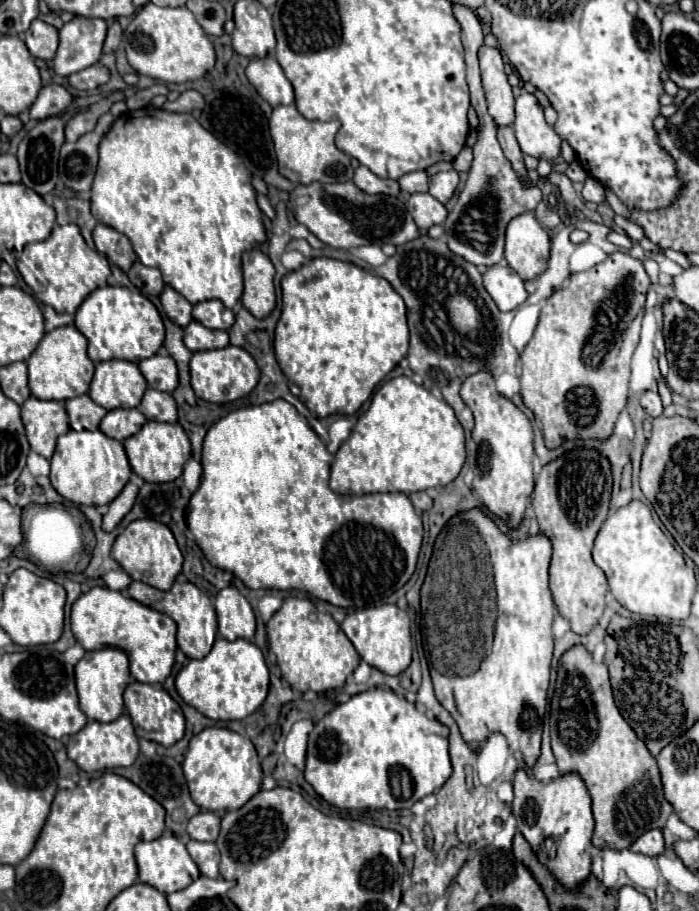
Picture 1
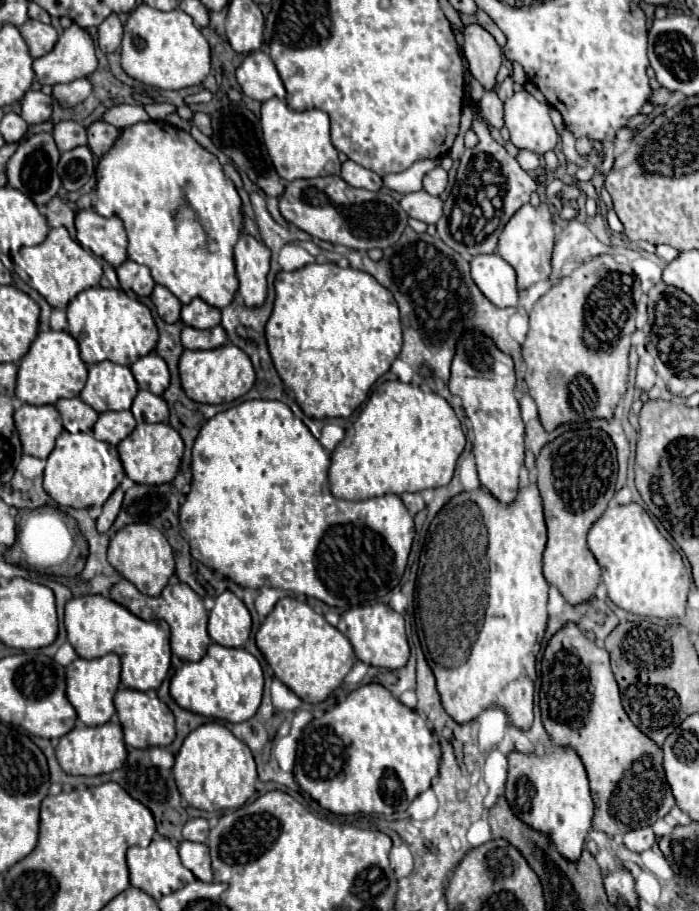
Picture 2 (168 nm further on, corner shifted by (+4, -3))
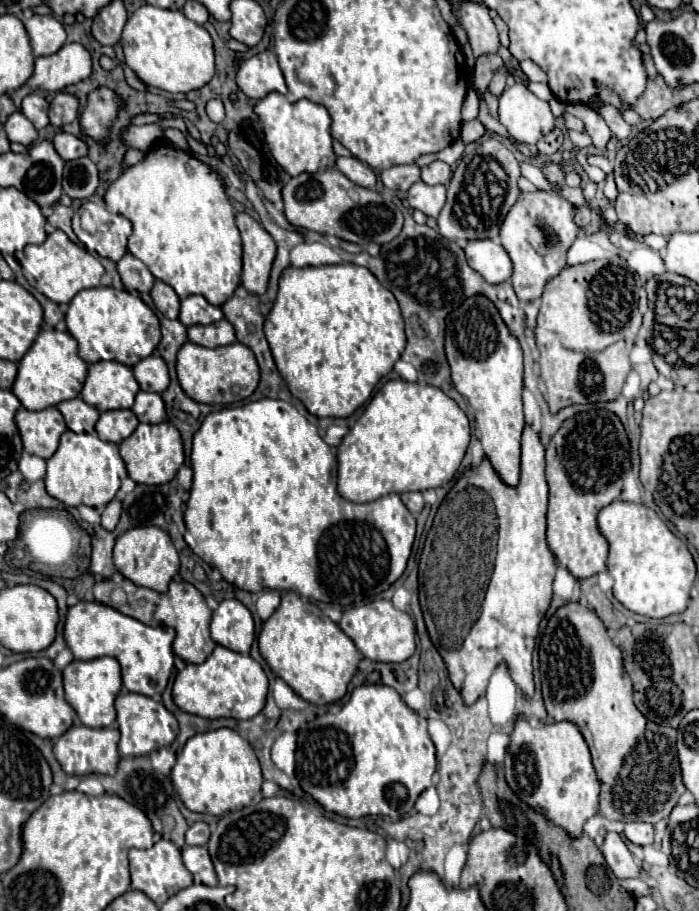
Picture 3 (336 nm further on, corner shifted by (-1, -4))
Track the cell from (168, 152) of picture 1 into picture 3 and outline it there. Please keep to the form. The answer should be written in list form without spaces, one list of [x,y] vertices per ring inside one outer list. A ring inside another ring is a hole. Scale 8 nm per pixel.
[[[158,144],[140,164],[136,166],[130,166],[128,170],[122,172],[122,176],[118,180],[114,180],[114,184],[110,184],[110,188],[106,190],[106,196],[104,196],[104,202],[106,202],[106,208],[112,212],[112,214],[120,214],[124,218],[128,218],[132,222],[132,236],[128,238],[128,252],[134,254],[136,258],[140,258],[148,270],[162,282],[166,282],[168,286],[174,288],[174,292],[180,296],[180,298],[186,298],[186,296],[192,296],[192,294],[200,294],[204,296],[210,304],[214,306],[222,306],[232,294],[234,290],[238,288],[240,284],[240,272],[242,272],[242,242],[240,242],[240,232],[234,224],[234,208],[226,196],[226,188],[224,188],[224,180],[214,174],[206,164],[198,162],[196,158],[192,158],[190,152],[184,152],[184,150],[174,150],[174,148],[166,148],[164,144]]]

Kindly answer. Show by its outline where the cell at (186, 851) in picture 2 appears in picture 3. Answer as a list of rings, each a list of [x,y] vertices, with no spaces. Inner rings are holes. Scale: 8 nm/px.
[[[184,846],[182,860],[184,860],[186,868],[192,872],[196,884],[208,884],[208,886],[218,884],[218,878],[216,878],[216,872],[214,872],[214,866],[212,866],[206,846],[200,846],[200,848]]]

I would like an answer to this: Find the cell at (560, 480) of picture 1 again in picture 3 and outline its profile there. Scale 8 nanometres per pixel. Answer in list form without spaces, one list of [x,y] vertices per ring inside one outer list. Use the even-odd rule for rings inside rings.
[[[592,408],[578,412],[568,418],[560,430],[552,436],[552,442],[546,446],[546,480],[550,488],[548,500],[548,546],[554,552],[560,566],[568,568],[576,578],[590,578],[606,570],[608,542],[598,530],[596,516],[600,508],[620,498],[622,492],[622,474],[630,470],[630,442],[624,434],[624,426],[614,412],[604,408]]]

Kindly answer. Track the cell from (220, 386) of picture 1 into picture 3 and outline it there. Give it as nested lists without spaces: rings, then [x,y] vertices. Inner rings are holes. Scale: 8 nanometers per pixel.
[[[186,342],[184,348],[178,352],[178,362],[176,362],[176,372],[182,390],[196,402],[202,404],[234,404],[244,398],[248,398],[260,380],[260,370],[254,352],[240,344],[228,344],[228,346],[218,346],[218,348],[206,348],[198,346],[194,342]]]

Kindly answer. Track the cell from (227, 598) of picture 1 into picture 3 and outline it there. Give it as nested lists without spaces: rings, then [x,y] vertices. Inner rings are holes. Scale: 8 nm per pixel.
[[[224,600],[214,610],[210,636],[216,644],[240,654],[248,654],[254,642],[254,620],[240,600]]]

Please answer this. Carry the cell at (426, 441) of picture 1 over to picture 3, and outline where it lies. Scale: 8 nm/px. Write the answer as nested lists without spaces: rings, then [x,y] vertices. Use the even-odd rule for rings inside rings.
[[[390,380],[390,382],[386,382],[374,396],[372,396],[372,400],[368,402],[368,406],[366,406],[366,410],[362,412],[362,416],[358,418],[358,422],[350,428],[350,432],[342,438],[342,442],[340,442],[340,446],[338,446],[338,494],[342,496],[342,498],[346,498],[346,500],[350,500],[350,502],[372,502],[372,500],[376,500],[376,498],[380,498],[380,496],[386,496],[386,494],[390,494],[390,492],[396,492],[396,494],[402,494],[402,492],[410,492],[410,490],[428,490],[428,488],[440,488],[440,486],[444,486],[444,484],[448,484],[452,478],[454,478],[454,474],[456,474],[456,470],[460,468],[460,462],[462,462],[462,458],[464,458],[464,454],[466,454],[466,448],[468,448],[468,442],[470,442],[470,424],[468,424],[468,418],[466,418],[466,414],[458,408],[458,404],[450,398],[450,396],[446,396],[440,388],[436,388],[436,386],[422,386],[422,384],[418,384],[418,382],[406,382],[406,380]]]

